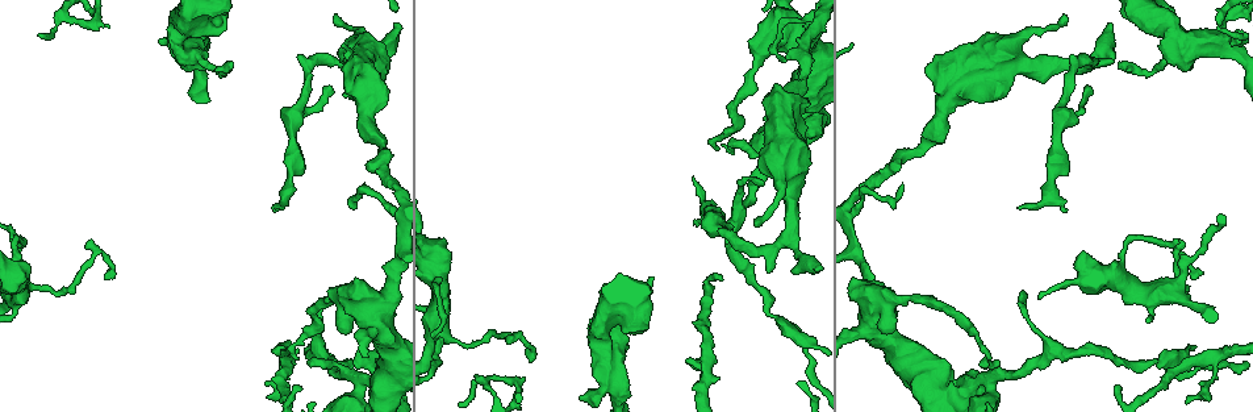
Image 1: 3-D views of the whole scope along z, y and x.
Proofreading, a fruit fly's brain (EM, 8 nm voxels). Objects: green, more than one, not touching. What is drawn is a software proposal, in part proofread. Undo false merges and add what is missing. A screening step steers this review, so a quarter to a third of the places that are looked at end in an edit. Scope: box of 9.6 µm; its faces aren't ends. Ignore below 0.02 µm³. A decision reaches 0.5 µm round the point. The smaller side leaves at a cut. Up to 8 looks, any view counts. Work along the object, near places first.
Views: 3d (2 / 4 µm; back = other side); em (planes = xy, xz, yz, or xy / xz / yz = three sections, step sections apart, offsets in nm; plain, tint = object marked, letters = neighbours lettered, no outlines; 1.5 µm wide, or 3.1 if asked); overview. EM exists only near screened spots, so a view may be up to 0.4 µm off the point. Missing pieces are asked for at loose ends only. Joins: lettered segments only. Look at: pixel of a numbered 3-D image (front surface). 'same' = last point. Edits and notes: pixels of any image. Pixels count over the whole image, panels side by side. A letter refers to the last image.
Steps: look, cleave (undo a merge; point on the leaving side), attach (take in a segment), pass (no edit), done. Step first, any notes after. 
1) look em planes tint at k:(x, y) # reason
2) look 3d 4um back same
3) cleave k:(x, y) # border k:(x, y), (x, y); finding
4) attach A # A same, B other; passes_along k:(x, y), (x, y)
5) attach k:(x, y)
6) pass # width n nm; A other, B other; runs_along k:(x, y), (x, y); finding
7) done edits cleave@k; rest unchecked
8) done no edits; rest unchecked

look em planes letters at 1:(51, 290) # calibre changes

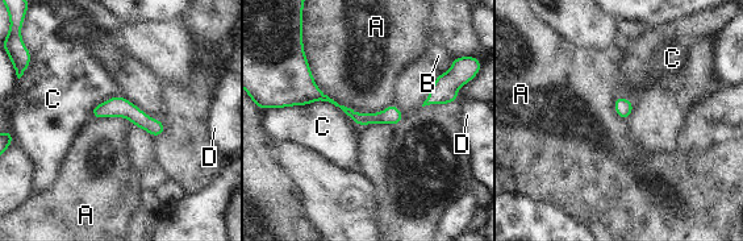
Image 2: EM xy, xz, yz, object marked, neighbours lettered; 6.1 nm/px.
pass # width 110 nm; A other, B other, C other, D other; border 2:(312, 73), (358, 112), (392, 103); one cell here

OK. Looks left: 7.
look 3d 4um at 1:(769, 271) # free end

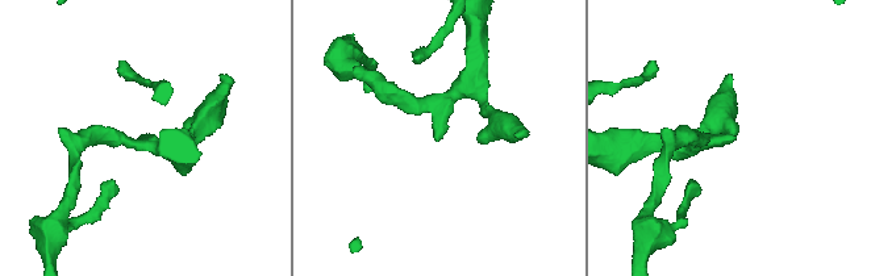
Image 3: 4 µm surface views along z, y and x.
look em planes plain at 3:(143, 138) # arm_widths 200, 260 nm

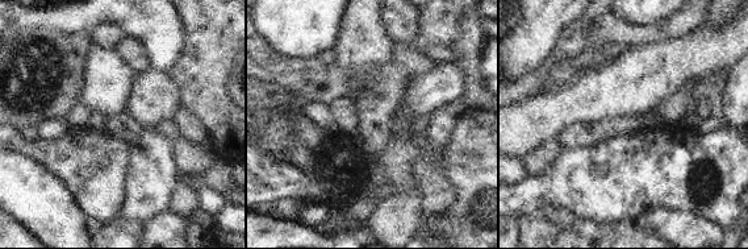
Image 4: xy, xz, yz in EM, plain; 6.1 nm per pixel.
look em planes letters same # what lies round it

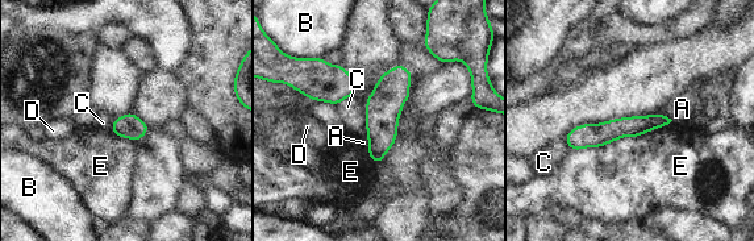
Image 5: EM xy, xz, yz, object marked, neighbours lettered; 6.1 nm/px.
pass # width 130 nm; A other, B other, C other, D other, E other; runs_along 5:(665, 120), (569, 138); no lettered segment goes on from it

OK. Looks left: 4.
look em planes plain at 1:(1120, 63) # an open end

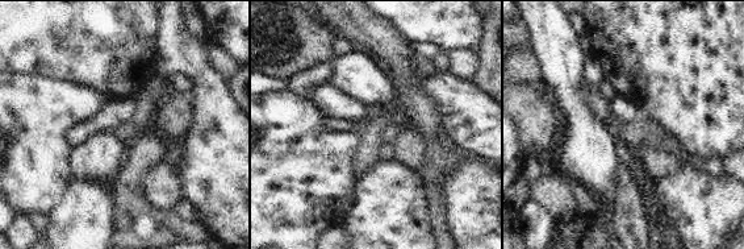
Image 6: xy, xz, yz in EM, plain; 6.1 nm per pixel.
look em planes letters same

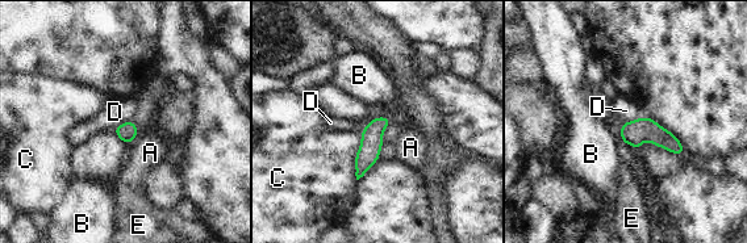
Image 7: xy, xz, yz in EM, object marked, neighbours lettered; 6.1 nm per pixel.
pass # longest_contact C 300 nm; A other, B other, C other, D other, E other; runs_along 7:(385, 120), (372, 133), (359, 174); none of them fits

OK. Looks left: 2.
done no edits; rest unchecked

